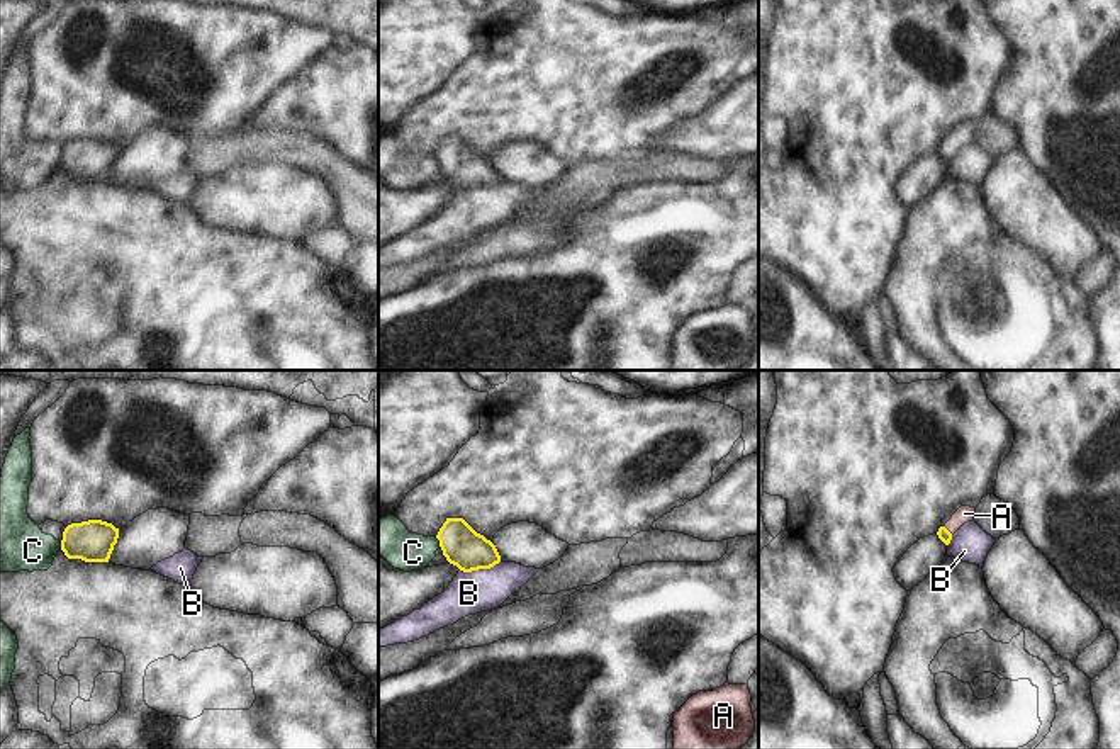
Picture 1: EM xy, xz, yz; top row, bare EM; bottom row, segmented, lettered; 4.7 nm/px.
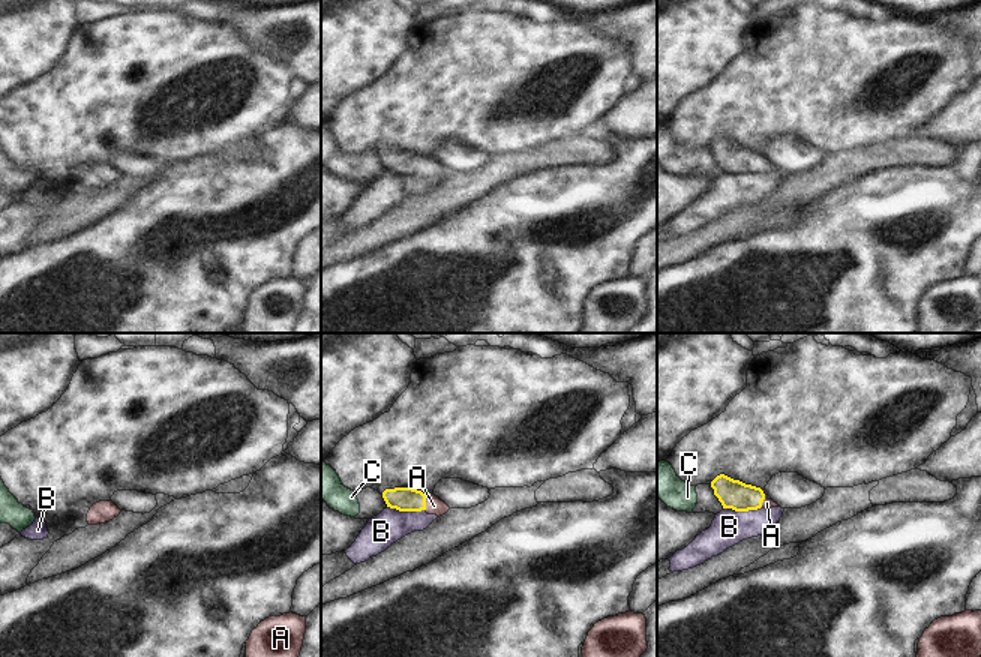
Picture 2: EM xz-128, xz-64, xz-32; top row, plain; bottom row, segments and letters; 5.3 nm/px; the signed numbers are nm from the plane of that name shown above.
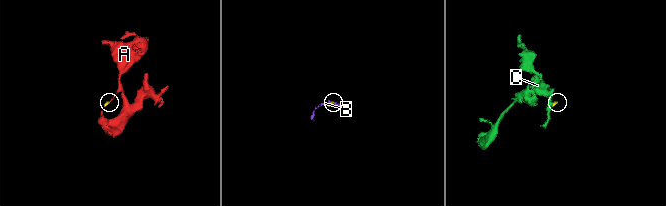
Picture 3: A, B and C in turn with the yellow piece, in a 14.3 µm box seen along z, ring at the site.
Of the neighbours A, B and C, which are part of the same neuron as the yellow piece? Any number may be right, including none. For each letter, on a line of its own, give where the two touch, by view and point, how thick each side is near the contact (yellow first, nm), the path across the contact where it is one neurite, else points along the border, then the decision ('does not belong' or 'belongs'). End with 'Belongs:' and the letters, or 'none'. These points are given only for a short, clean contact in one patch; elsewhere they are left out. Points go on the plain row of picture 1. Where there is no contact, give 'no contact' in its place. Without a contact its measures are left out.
A: contact yz (947, 150); calibres 60 and 80 nm; way yz (944, 153), (947, 150), (964, 133); belongs
B: contact xz (481, 187); calibres 190 and 200 nm; border xz (501, 180), (489, 187), (460, 191); does not belong
C: contact xz (440, 162); calibres 190 and 190 nm; border xz (435, 157), (442, 167); does not belong
Belongs: A

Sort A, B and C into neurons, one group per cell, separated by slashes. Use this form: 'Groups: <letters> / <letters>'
Groups: A / B / C

